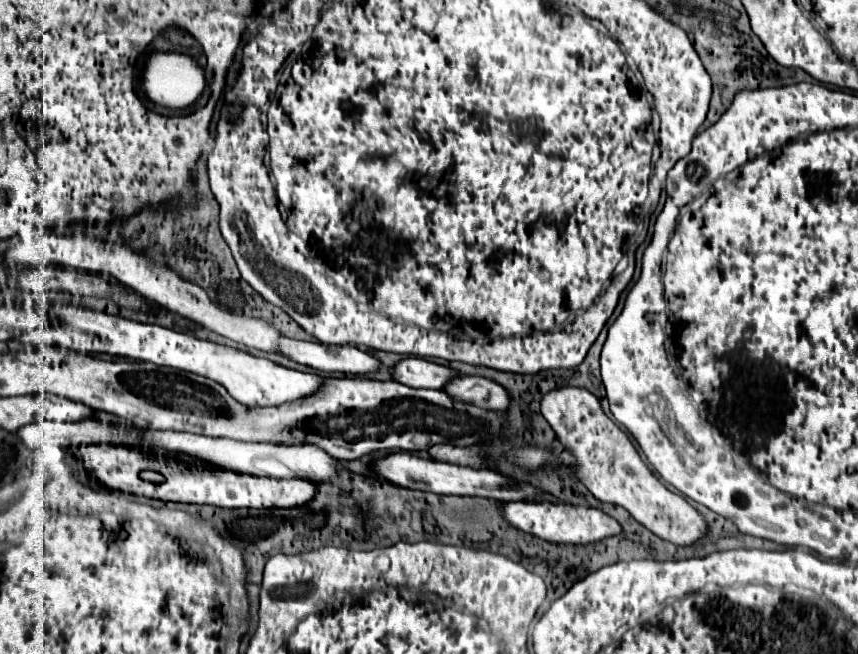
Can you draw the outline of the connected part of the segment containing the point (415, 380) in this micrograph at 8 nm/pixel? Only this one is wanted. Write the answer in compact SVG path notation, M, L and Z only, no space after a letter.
M403 358L393 366L391 378L409 388L443 388L451 378L459 376L455 370L439 366L423 358Z

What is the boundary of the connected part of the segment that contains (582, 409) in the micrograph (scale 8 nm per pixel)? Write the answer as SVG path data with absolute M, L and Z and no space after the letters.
M571 386L551 390L541 400L541 414L549 420L555 434L561 436L561 444L577 458L577 476L597 500L623 506L653 534L677 546L691 546L707 534L707 520L683 496L667 490L653 476L629 436L607 418L599 400L589 390Z

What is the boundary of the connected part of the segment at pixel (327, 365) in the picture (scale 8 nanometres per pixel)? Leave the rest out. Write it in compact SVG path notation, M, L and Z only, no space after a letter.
M279 338L279 354L323 374L343 372L343 374L363 376L365 372L375 372L379 368L377 358L349 344L327 346L319 342Z

